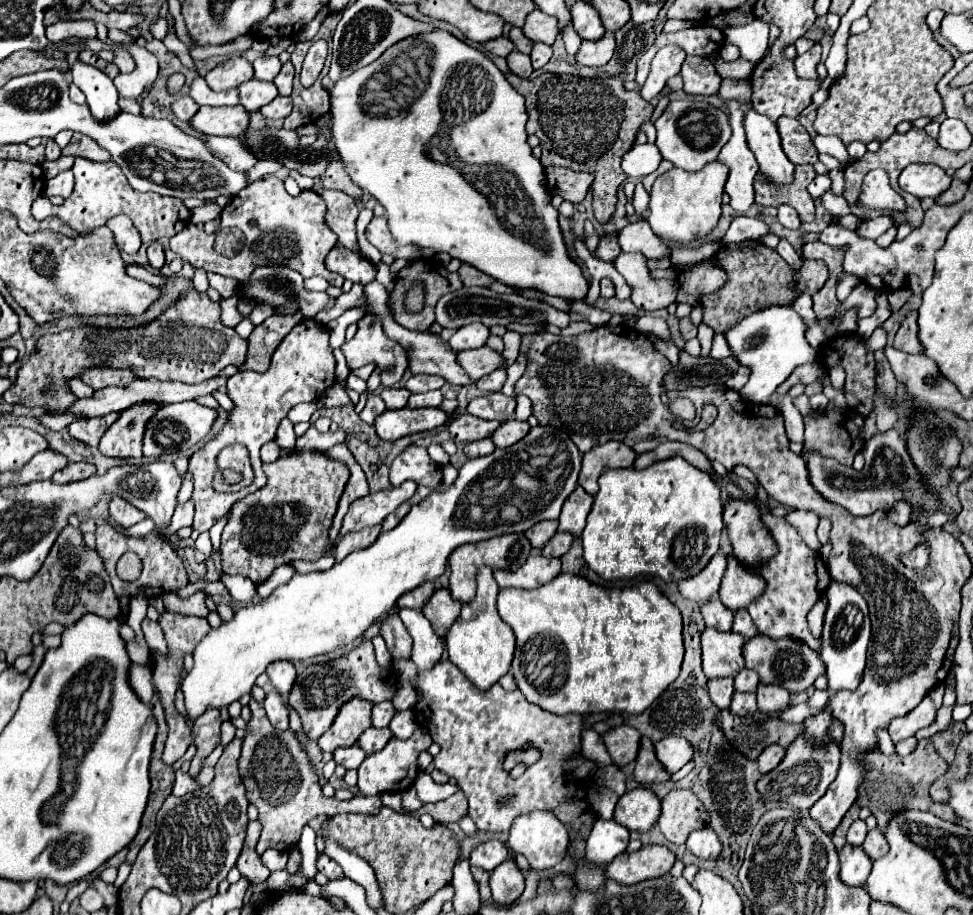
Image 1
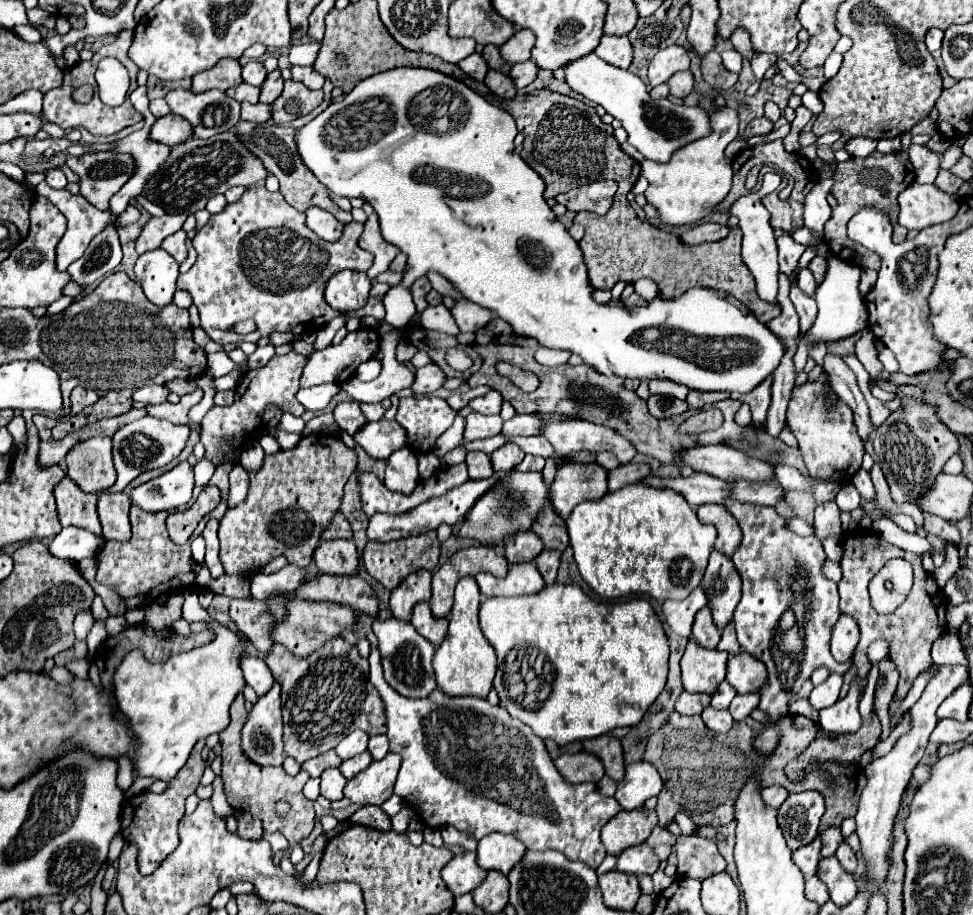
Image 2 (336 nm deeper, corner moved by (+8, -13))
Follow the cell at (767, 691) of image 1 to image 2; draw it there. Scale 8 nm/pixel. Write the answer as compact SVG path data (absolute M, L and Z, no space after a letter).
M746 693L746 695L736 695L732 705L730 705L730 713L734 717L734 721L742 721L746 719L756 707L758 707L760 695L758 693Z

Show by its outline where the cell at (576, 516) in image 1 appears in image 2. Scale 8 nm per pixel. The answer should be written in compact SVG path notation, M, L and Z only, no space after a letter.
M546 505L540 511L540 517L536 517L536 521L532 523L532 531L542 539L546 549L564 551L568 541L570 541L566 525L558 517L558 513L552 509L552 505Z

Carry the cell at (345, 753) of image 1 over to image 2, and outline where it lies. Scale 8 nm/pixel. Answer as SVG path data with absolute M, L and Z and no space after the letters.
M326 769L320 775L320 795L326 797L328 801L336 801L342 799L342 789L346 785L346 779L340 775L338 769Z

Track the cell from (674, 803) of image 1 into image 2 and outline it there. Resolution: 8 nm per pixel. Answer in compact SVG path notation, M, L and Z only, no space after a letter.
M680 835L674 851L678 855L678 875L706 879L726 869L724 857L718 853L714 841L702 835Z

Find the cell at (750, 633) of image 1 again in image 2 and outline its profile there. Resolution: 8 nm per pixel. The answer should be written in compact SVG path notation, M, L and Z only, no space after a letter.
M732 621L724 627L724 631L722 631L722 639L720 639L720 643L718 643L718 647L716 649L720 649L720 651L726 651L726 653L730 653L730 655L734 655L734 653L740 653L740 645L738 645L738 639L736 639L736 631L734 631L734 625L732 625Z

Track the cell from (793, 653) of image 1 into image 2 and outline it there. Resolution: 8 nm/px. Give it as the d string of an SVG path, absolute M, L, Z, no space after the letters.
M748 653L730 655L726 681L738 693L760 691L760 687L766 683L766 667L762 661L758 661L756 657L752 657Z

